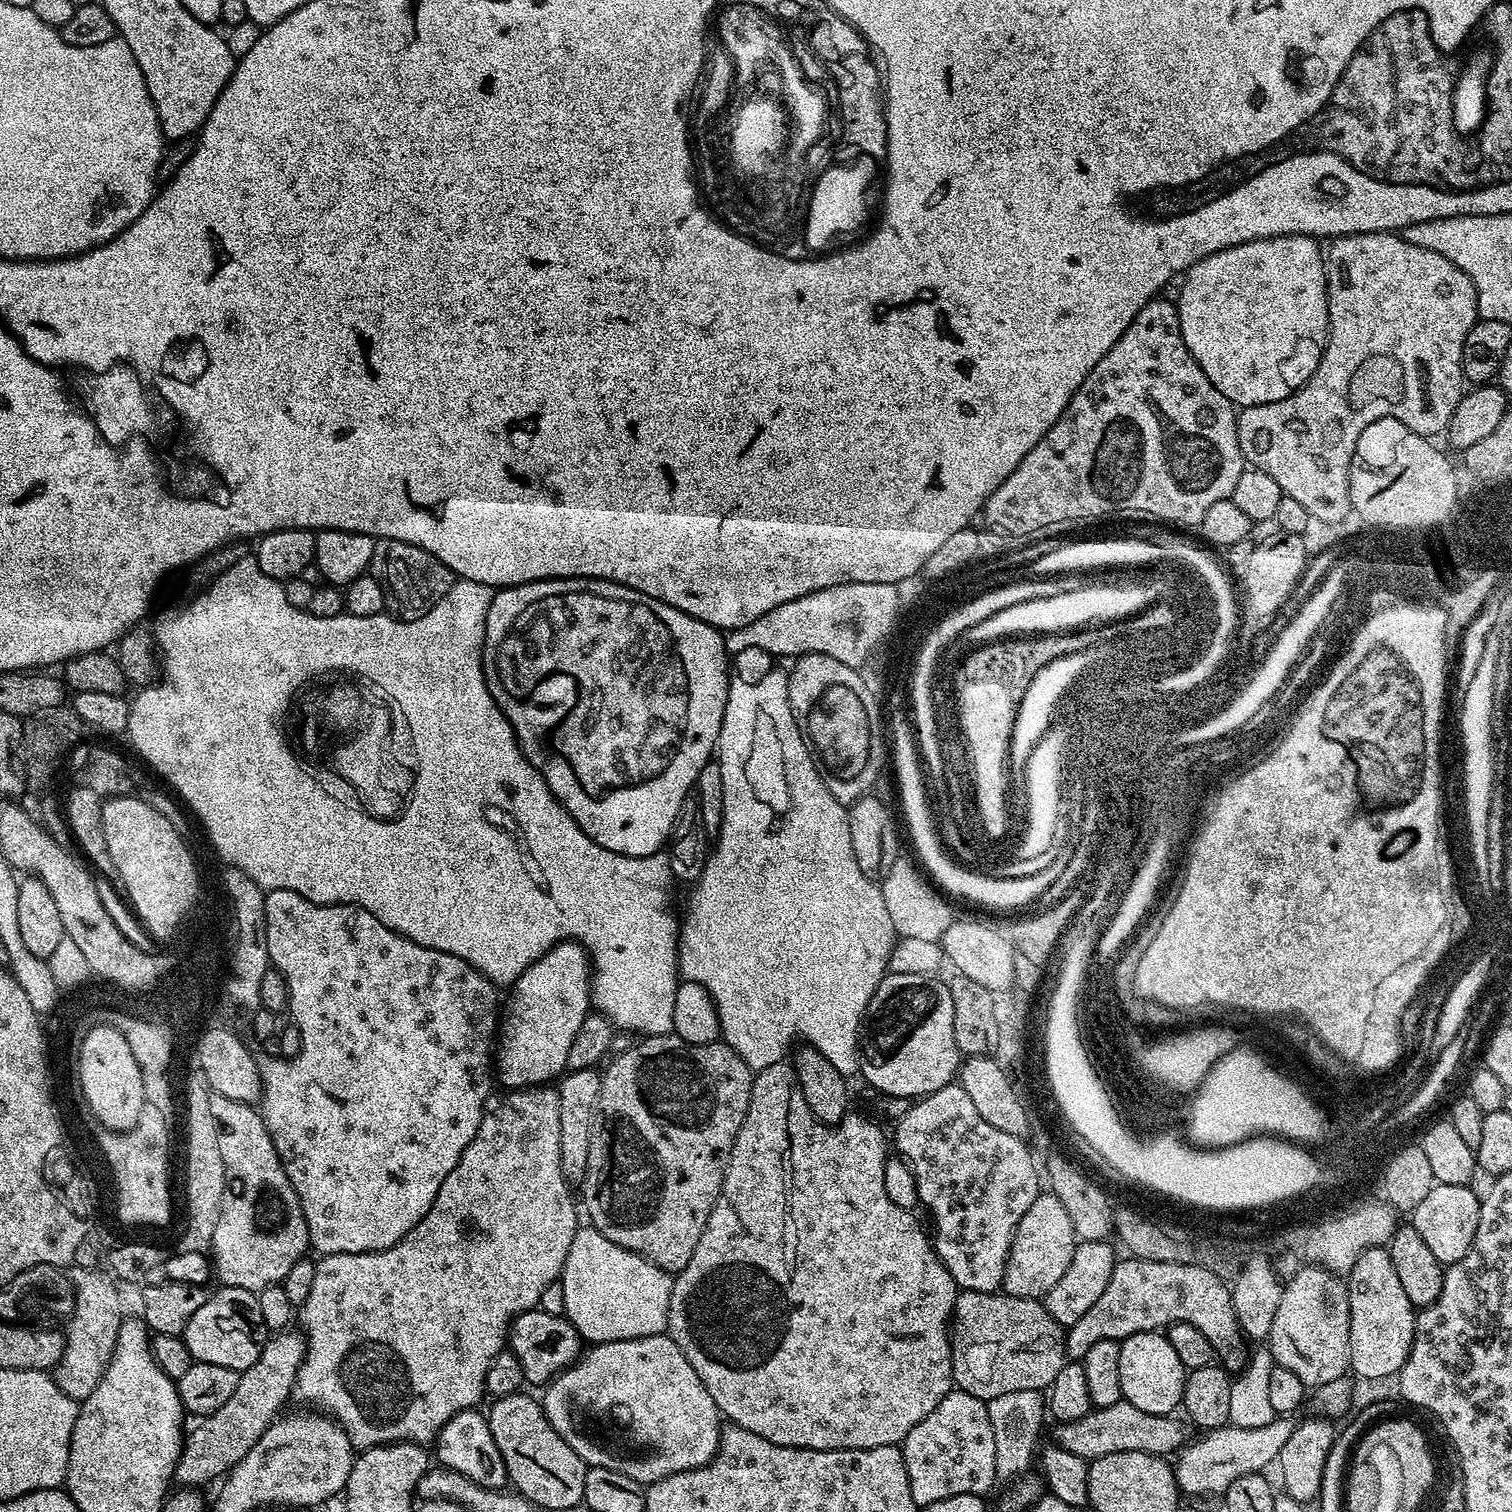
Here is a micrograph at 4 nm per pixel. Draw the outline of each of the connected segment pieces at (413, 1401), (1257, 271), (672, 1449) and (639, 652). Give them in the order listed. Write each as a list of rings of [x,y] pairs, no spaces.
[[[533,1086],[531,1088],[514,1088],[511,1090],[500,1090],[495,1094],[489,1095],[488,1101],[484,1103],[484,1117],[478,1126],[478,1134],[470,1142],[470,1146],[466,1146],[466,1150],[462,1154],[462,1158],[458,1162],[458,1166],[454,1166],[454,1170],[450,1170],[450,1174],[446,1174],[446,1182],[442,1182],[442,1186],[438,1190],[438,1198],[434,1198],[434,1202],[430,1206],[430,1210],[426,1210],[426,1214],[418,1223],[412,1227],[393,1248],[383,1248],[380,1252],[363,1252],[362,1254],[334,1254],[333,1256],[321,1255],[315,1261],[316,1269],[314,1270],[314,1282],[310,1286],[310,1294],[306,1297],[306,1302],[299,1305],[298,1308],[298,1324],[302,1329],[303,1335],[306,1337],[306,1347],[304,1350],[304,1361],[300,1363],[296,1369],[296,1385],[294,1387],[295,1399],[309,1400],[321,1413],[332,1417],[337,1423],[344,1428],[348,1435],[349,1441],[353,1449],[363,1450],[366,1448],[375,1448],[377,1444],[398,1444],[401,1442],[411,1442],[413,1444],[431,1445],[436,1439],[436,1433],[440,1431],[440,1427],[448,1421],[450,1417],[459,1412],[465,1412],[468,1408],[476,1408],[479,1405],[480,1399],[485,1399],[486,1393],[484,1390],[484,1379],[486,1378],[486,1370],[490,1370],[490,1362],[498,1355],[499,1352],[505,1351],[506,1341],[510,1336],[510,1329],[513,1320],[522,1315],[524,1312],[533,1311],[540,1303],[540,1295],[542,1290],[546,1290],[546,1286],[557,1283],[560,1278],[560,1273],[564,1270],[564,1263],[570,1254],[570,1246],[574,1242],[578,1231],[578,1223],[576,1224],[576,1208],[578,1212],[578,1204],[572,1201],[572,1192],[570,1189],[570,1181],[562,1174],[562,1158],[560,1157],[560,1093],[552,1086]]]
[[[1268,236],[1264,240],[1250,240],[1245,244],[1234,244],[1223,248],[1209,256],[1197,260],[1187,272],[1183,273],[1184,285],[1180,288],[1180,329],[1182,338],[1190,350],[1190,354],[1202,366],[1206,378],[1217,388],[1226,399],[1240,408],[1249,408],[1255,404],[1278,402],[1290,394],[1294,394],[1314,374],[1320,365],[1324,346],[1328,343],[1328,273],[1326,256],[1322,251],[1321,241],[1314,236]]]
[[[661,1334],[659,1336],[643,1336],[633,1340],[605,1340],[602,1344],[592,1344],[589,1349],[589,1352],[587,1349],[576,1363],[553,1376],[547,1387],[543,1389],[544,1396],[542,1395],[544,1412],[548,1415],[548,1421],[554,1426],[556,1433],[568,1443],[570,1450],[574,1450],[574,1454],[578,1454],[584,1459],[585,1465],[606,1470],[618,1470],[637,1480],[640,1485],[647,1486],[670,1474],[678,1474],[691,1468],[700,1468],[716,1457],[717,1452],[720,1451],[720,1433],[722,1431],[720,1411],[710,1390],[706,1390],[706,1386],[702,1386],[698,1374],[694,1374],[694,1366],[690,1366],[690,1362],[686,1362],[686,1354],[682,1354],[682,1350],[678,1350],[678,1346],[672,1341],[671,1336]]]
[[[557,578],[513,584],[510,588],[499,589],[493,595],[488,614],[492,618],[500,616],[501,622],[508,624],[496,644],[496,657],[492,664],[490,660],[490,691],[496,699],[496,705],[504,711],[504,717],[516,732],[516,740],[525,758],[544,775],[544,781],[560,805],[571,814],[586,835],[598,842],[598,846],[606,846],[606,850],[627,856],[657,855],[669,843],[676,820],[680,812],[685,811],[684,799],[688,792],[690,796],[695,789],[698,774],[702,774],[702,766],[713,759],[718,748],[730,683],[730,656],[724,651],[725,633],[625,584],[591,578]]]

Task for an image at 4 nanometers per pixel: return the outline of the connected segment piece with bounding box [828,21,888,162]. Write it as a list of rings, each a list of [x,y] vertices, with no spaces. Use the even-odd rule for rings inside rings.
[[[848,21],[839,23],[840,31],[831,33],[828,38],[831,46],[840,52],[845,52],[840,62],[829,67],[828,74],[838,84],[838,104],[842,114],[842,132],[846,136],[845,141],[858,146],[863,155],[880,162],[887,157],[888,123],[886,104],[883,95],[878,90],[880,86],[880,74],[875,64],[867,54],[856,50],[862,45],[859,33]]]

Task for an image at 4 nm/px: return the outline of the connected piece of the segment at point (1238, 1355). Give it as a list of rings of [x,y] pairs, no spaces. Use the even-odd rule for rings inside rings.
[[[1121,1259],[1106,1282],[1098,1302],[1078,1318],[1066,1332],[1066,1352],[1069,1357],[1082,1358],[1094,1342],[1122,1341],[1130,1334],[1167,1329],[1169,1324],[1190,1322],[1198,1326],[1214,1346],[1219,1363],[1229,1373],[1244,1368],[1250,1348],[1240,1330],[1236,1308],[1232,1305],[1232,1288],[1208,1269],[1198,1265],[1178,1265],[1177,1262]]]

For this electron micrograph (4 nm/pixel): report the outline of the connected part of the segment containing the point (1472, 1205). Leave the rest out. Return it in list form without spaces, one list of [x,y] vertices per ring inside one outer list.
[[[1433,1184],[1430,1194],[1418,1202],[1418,1206],[1410,1213],[1410,1223],[1418,1234],[1422,1234],[1426,1246],[1433,1252],[1434,1258],[1445,1266],[1457,1264],[1470,1250],[1474,1242],[1474,1234],[1478,1230],[1478,1214],[1480,1213],[1479,1195],[1472,1193],[1467,1184],[1450,1186],[1449,1184]]]

